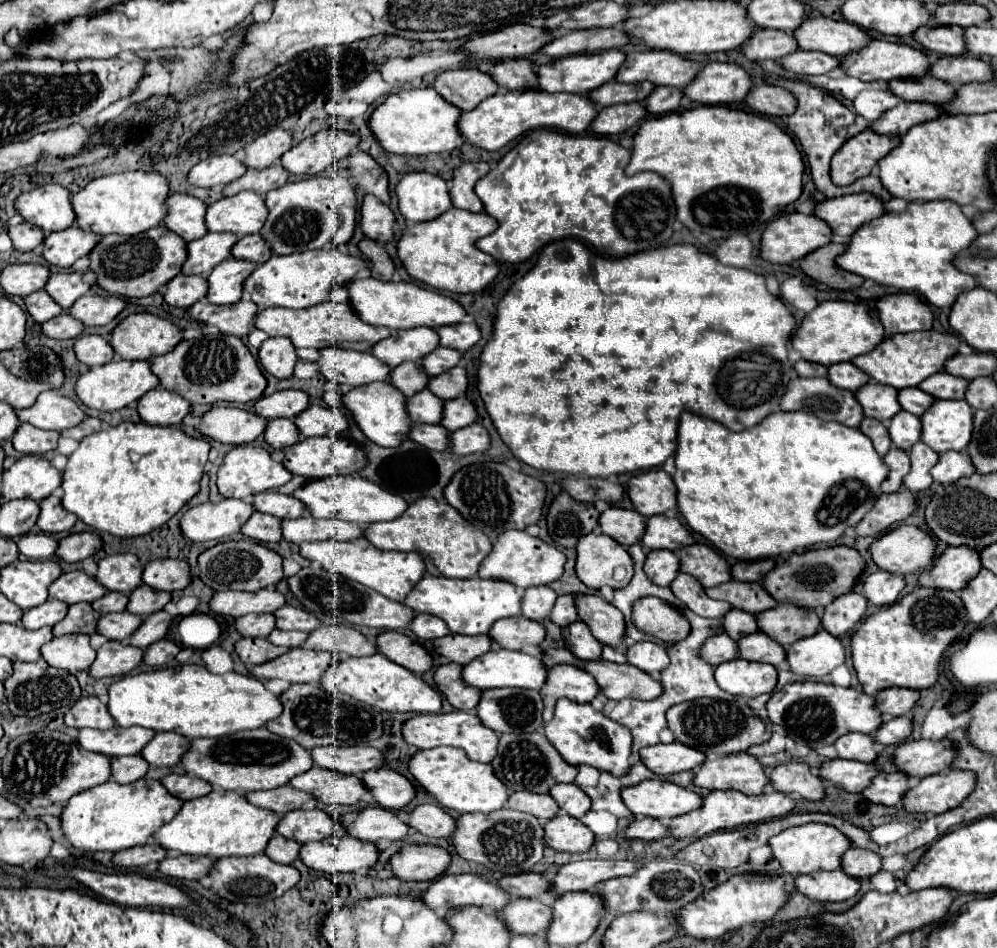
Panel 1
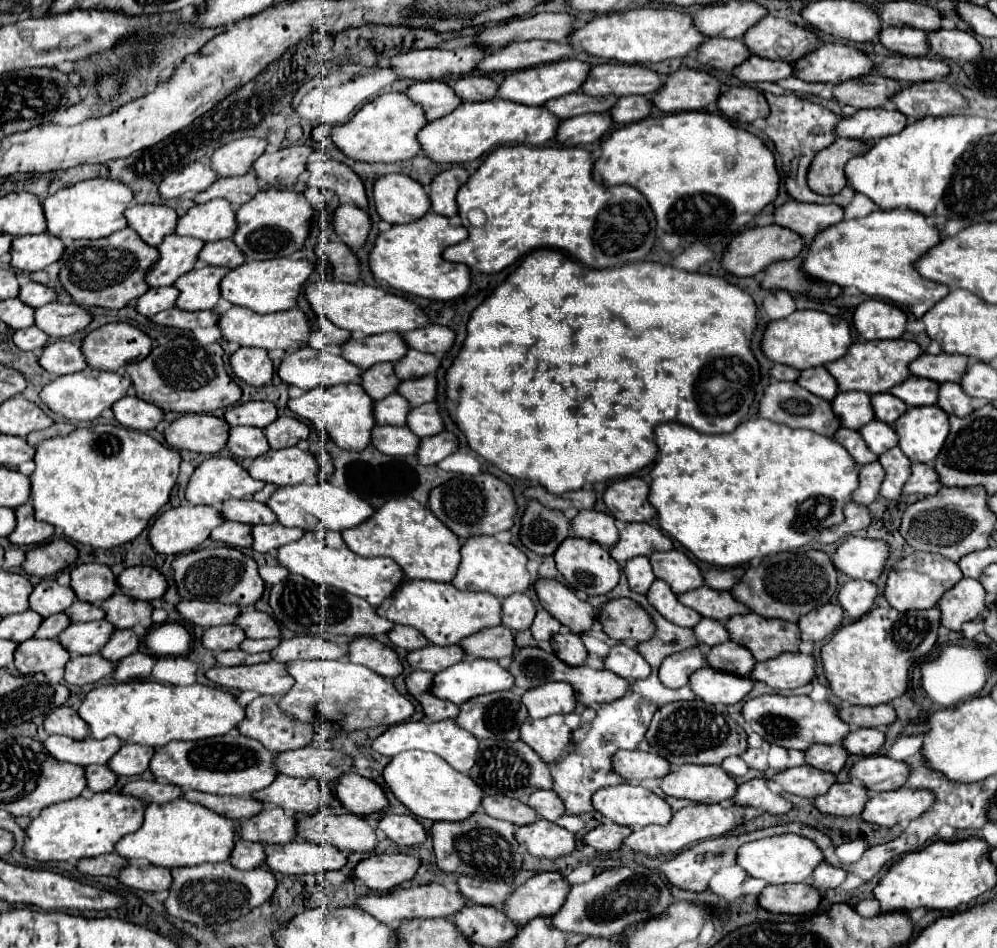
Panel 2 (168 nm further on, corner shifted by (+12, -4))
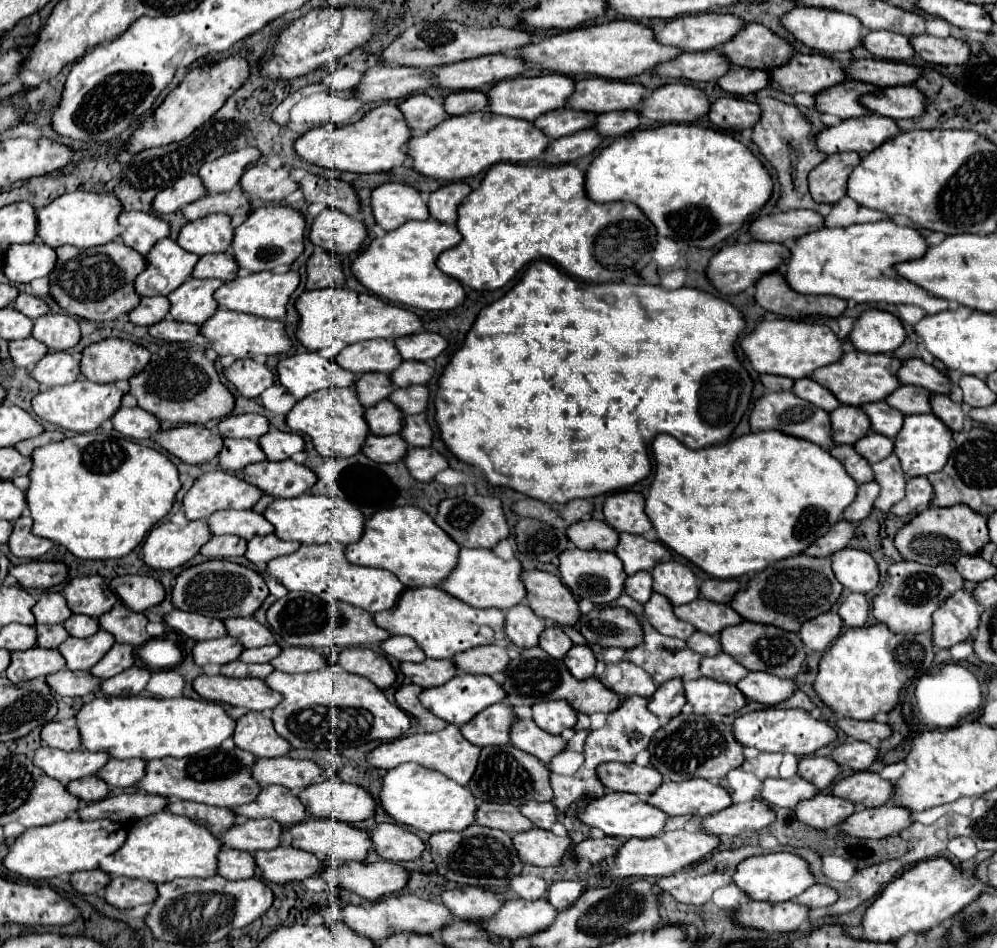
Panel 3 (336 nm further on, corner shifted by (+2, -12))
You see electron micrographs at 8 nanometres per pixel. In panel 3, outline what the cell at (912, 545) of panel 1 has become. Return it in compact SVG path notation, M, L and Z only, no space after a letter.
M841 549L831 555L833 573L849 591L869 593L879 585L879 567L873 557L859 549Z

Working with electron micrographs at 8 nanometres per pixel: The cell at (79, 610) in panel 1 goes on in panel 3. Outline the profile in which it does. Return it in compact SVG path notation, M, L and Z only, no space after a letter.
M35 625L35 627L37 627L37 647L57 649L69 637L63 625Z

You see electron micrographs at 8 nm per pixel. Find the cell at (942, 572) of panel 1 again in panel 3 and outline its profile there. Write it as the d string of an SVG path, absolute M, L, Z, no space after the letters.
M899 561L893 563L887 569L887 579L879 591L879 595L873 599L873 615L879 623L885 623L891 631L895 633L927 633L931 631L931 615L935 613L935 609L939 609L939 605L957 589L963 587L963 577L959 577L957 569L953 565L919 565L915 561Z

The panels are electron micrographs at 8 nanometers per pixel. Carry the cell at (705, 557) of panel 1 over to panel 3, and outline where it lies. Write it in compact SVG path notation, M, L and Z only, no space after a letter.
M679 561L659 563L651 575L653 591L663 593L673 605L685 605L699 597L699 581L689 565Z

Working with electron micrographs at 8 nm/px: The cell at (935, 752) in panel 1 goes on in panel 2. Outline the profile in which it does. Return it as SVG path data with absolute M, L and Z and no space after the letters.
M883 755L863 757L849 769L849 779L863 783L867 791L893 791L905 785L907 781L907 765Z

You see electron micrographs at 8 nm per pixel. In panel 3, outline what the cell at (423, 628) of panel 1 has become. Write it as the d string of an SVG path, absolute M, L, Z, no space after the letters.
M391 635L387 641L381 643L381 649L399 659L399 661L423 661L425 653L423 649L419 649L419 645L415 645L415 641L411 641L411 637L403 637L403 635Z

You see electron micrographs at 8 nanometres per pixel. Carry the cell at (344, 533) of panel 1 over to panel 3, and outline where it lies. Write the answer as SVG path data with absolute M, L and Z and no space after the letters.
M263 535L263 537L253 537L247 543L245 557L257 565L263 565L279 555L289 555L299 547L301 545L295 541L279 541L279 537L275 535Z

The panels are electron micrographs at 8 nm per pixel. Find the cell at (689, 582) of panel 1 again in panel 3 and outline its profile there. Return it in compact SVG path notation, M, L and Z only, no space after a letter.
M653 593L651 599L645 603L645 615L651 625L659 629L659 633L669 637L687 639L697 631L693 625L687 625L687 621L679 621L679 617L675 617L673 605L661 593Z

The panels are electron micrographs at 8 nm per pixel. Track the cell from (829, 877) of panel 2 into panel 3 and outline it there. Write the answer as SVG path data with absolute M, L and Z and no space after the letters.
M815 883L815 885L811 885L805 893L801 893L801 895L797 897L797 901L803 903L803 905L807 905L809 909L813 909L813 907L833 905L833 903L837 901L837 897L839 897L839 893L837 893L833 887Z

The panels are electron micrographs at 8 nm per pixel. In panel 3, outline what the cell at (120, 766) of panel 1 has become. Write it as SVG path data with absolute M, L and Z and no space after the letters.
M83 777L67 783L67 789L81 797L83 801L101 801L103 797L109 795L109 785L105 781L99 781L99 777Z

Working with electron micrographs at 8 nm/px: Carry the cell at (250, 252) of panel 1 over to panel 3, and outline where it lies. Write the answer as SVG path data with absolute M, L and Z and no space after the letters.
M231 253L203 255L193 269L193 277L197 277L197 279L215 277L221 281L231 281L237 275L239 275L239 265L235 263L235 257Z

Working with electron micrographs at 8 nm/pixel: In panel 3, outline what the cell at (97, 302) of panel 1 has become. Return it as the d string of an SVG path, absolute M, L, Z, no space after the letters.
M59 313L39 317L35 321L31 335L55 351L67 351L75 347L81 339L77 319L73 319L71 315L59 315Z

